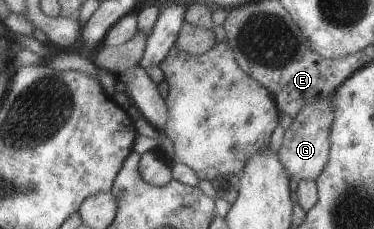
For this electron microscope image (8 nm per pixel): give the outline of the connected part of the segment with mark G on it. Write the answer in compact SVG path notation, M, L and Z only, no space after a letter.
M333 94L319 99L317 103L303 105L299 113L292 117L289 129L284 131L282 144L278 149L278 158L287 171L289 177L295 182L301 180L314 180L327 163L329 151L329 129L333 121Z

